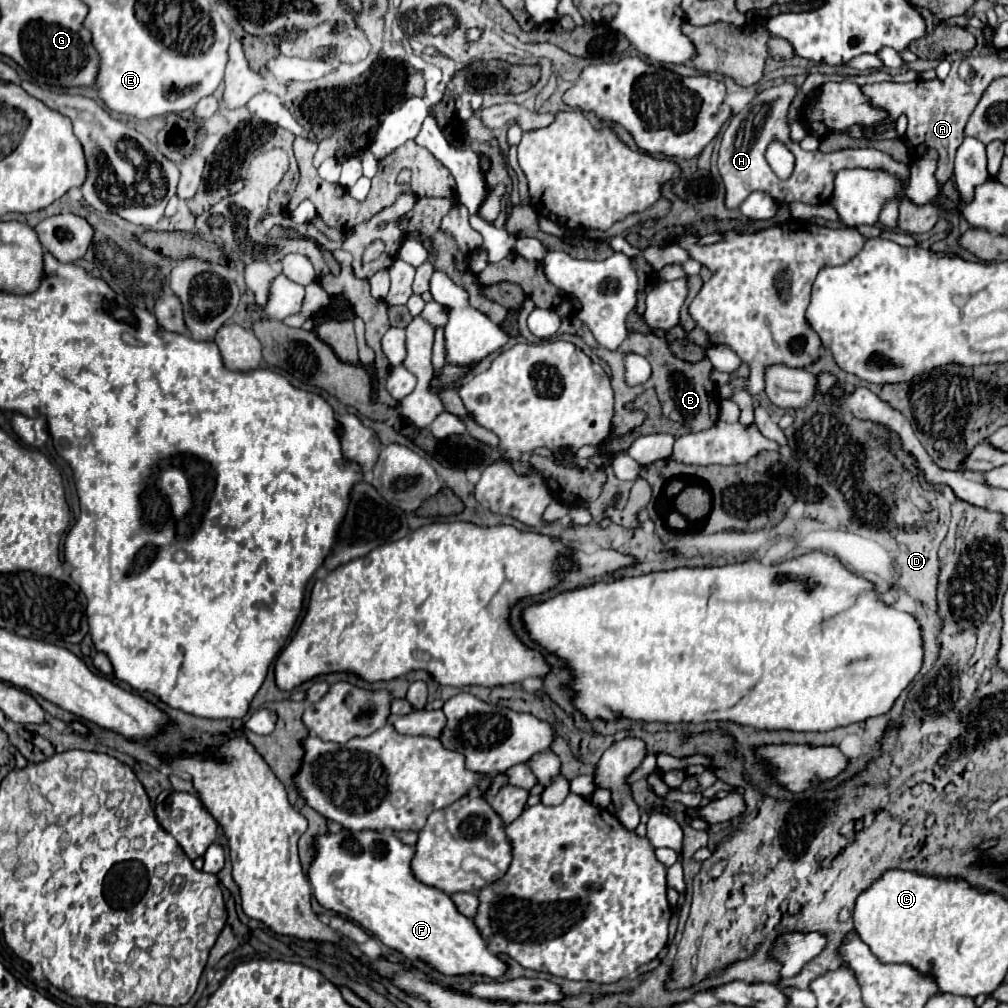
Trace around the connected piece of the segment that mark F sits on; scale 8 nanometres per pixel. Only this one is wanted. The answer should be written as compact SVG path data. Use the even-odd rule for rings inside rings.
M343 830L339 834L327 834L317 838L315 848L317 848L317 858L309 870L309 882L313 886L313 894L317 902L323 908L333 910L339 916L345 916L357 922L361 928L375 934L387 948L401 952L409 960L425 962L443 976L475 974L475 976L487 976L487 978L501 978L509 970L507 962L489 950L489 944L477 930L475 922L463 916L443 890L427 886L415 878L411 870L415 848L399 842L393 836L393 832Z

